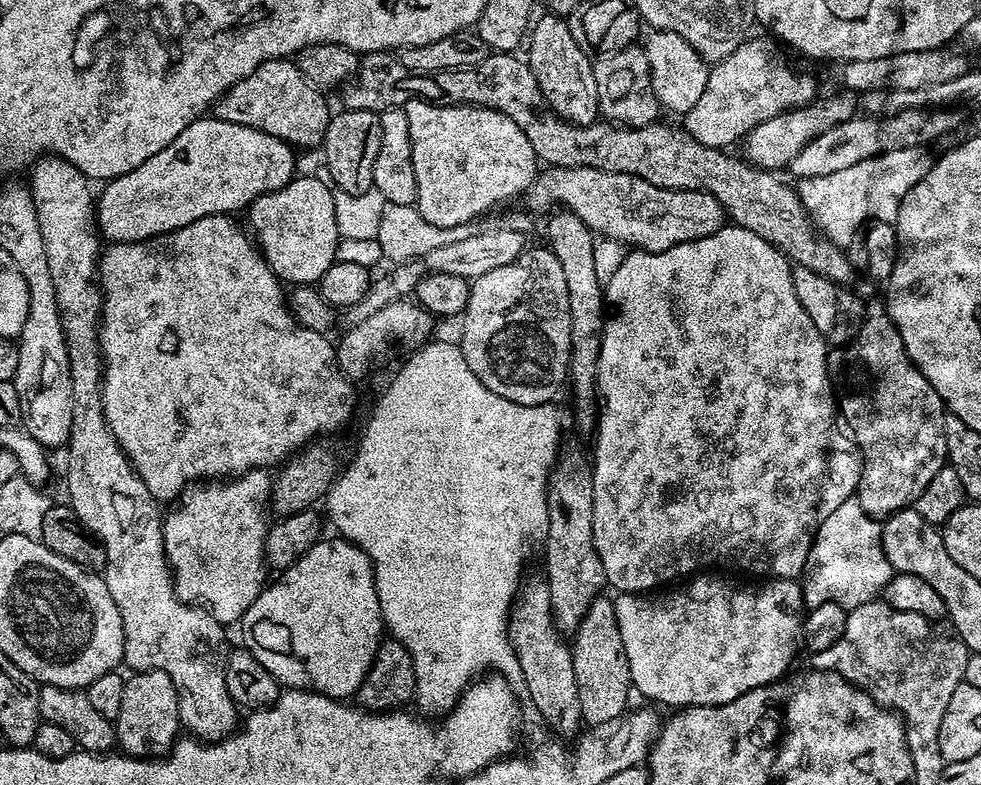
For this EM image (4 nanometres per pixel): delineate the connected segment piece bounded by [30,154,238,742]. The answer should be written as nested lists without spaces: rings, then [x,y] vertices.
[[[44,154],[31,165],[32,205],[38,214],[38,231],[46,246],[46,262],[50,266],[50,278],[54,278],[54,290],[58,310],[64,325],[64,337],[68,340],[70,378],[74,390],[74,422],[70,422],[70,438],[66,445],[68,452],[68,497],[67,503],[78,514],[84,527],[100,541],[106,550],[106,566],[103,578],[110,598],[122,614],[124,627],[124,664],[133,673],[164,671],[173,680],[177,690],[180,723],[189,728],[191,735],[205,742],[219,742],[232,735],[238,728],[238,705],[226,690],[226,662],[230,643],[224,637],[225,625],[213,618],[203,606],[185,602],[176,594],[172,582],[172,569],[164,557],[164,526],[161,505],[152,497],[142,478],[132,469],[127,454],[118,446],[114,434],[104,417],[100,397],[102,361],[100,359],[100,318],[104,306],[104,293],[100,291],[98,279],[98,257],[102,251],[102,240],[98,235],[98,221],[94,215],[93,185],[87,176],[66,162],[61,156]]]

